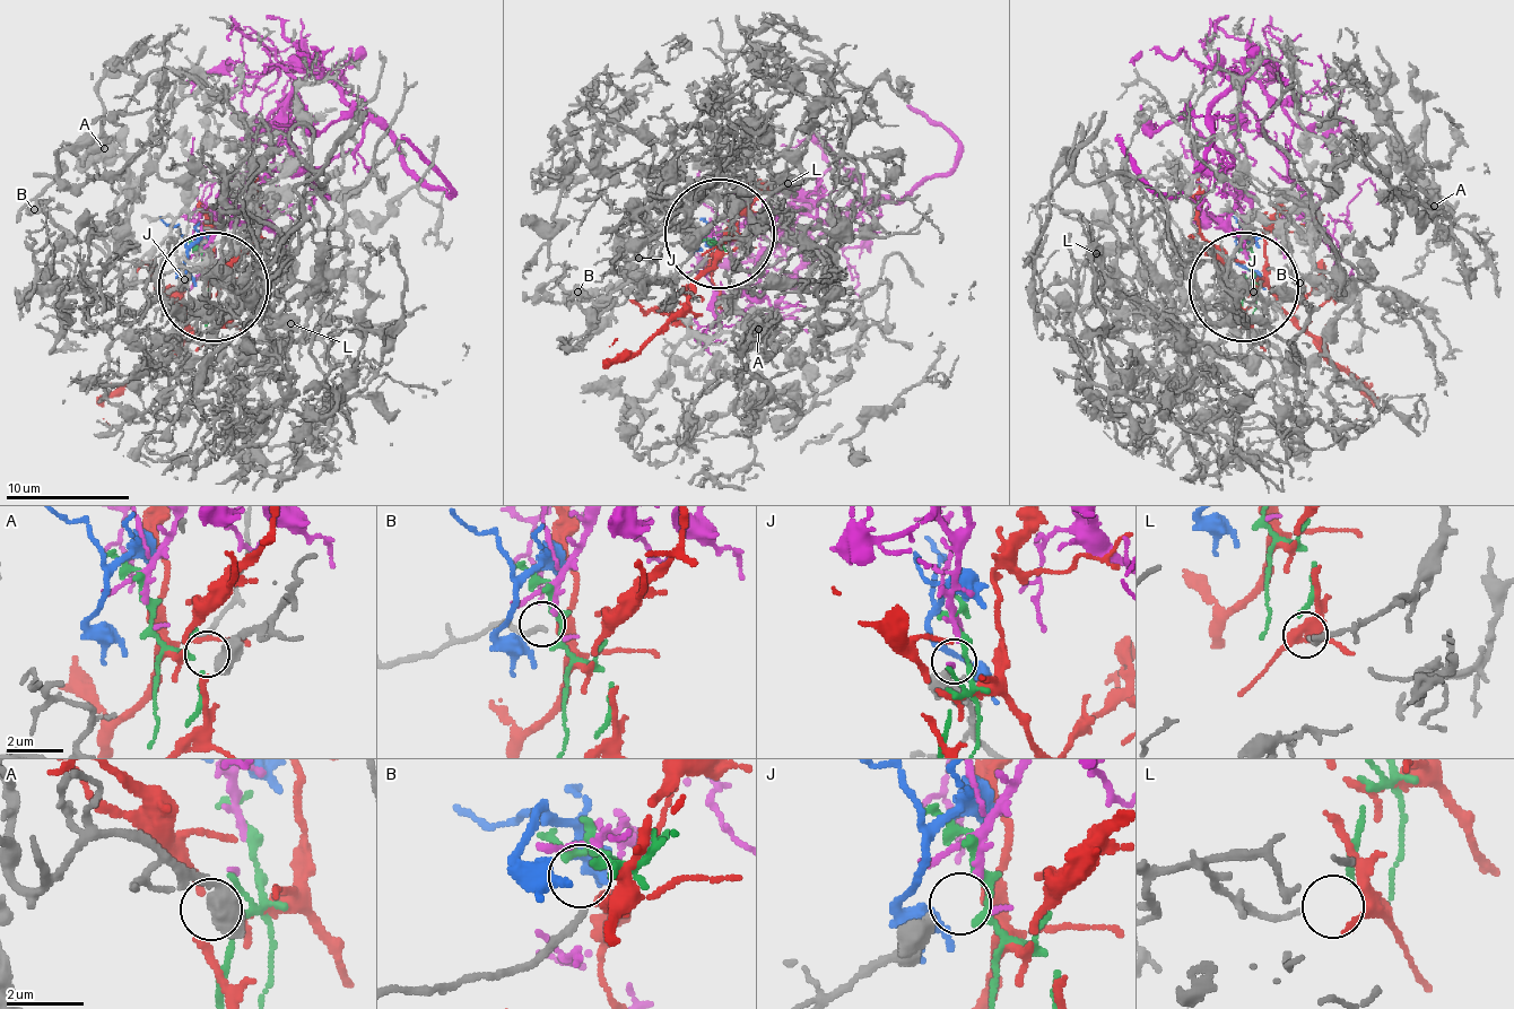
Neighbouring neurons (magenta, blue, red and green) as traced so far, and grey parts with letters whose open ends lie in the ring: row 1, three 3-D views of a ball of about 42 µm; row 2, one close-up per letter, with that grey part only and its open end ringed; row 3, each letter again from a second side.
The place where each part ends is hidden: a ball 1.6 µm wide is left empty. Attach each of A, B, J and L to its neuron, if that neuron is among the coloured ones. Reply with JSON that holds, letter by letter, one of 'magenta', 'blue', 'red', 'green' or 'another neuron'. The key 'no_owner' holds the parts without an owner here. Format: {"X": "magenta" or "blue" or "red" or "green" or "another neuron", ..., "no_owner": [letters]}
{"A": "another neuron", "B": "another neuron", "J": "magenta", "L": "green", "no_owner": ["A", "B"]}

